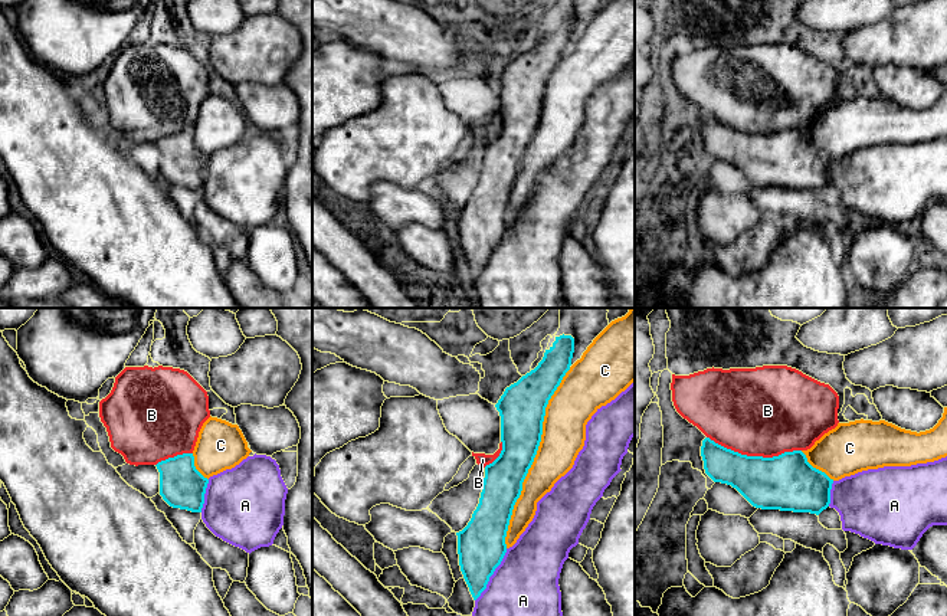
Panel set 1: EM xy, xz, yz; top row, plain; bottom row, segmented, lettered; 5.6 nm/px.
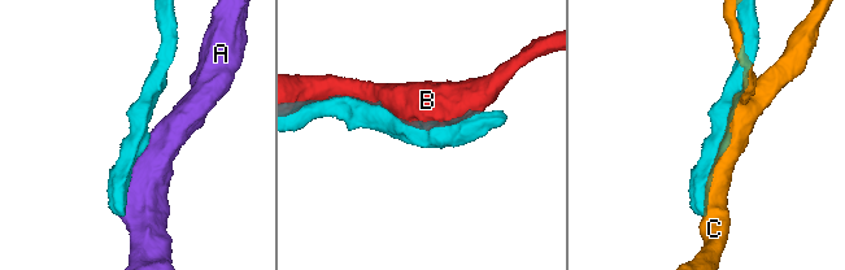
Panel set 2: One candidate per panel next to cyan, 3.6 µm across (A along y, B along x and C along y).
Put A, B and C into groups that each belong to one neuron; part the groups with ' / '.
A C / B

